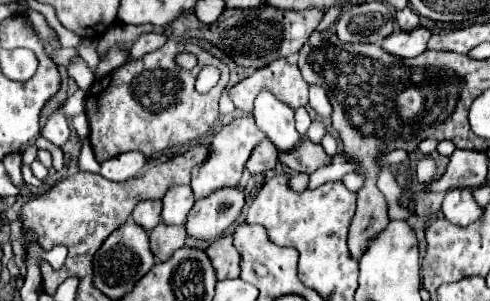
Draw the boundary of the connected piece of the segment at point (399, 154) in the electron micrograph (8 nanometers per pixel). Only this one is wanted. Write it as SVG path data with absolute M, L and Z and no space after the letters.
M394 150L394 152L390 152L390 154L384 154L384 156L380 156L380 164L388 164L388 166L392 166L392 164L400 164L400 162L404 162L408 158L408 154L404 152L404 150Z

